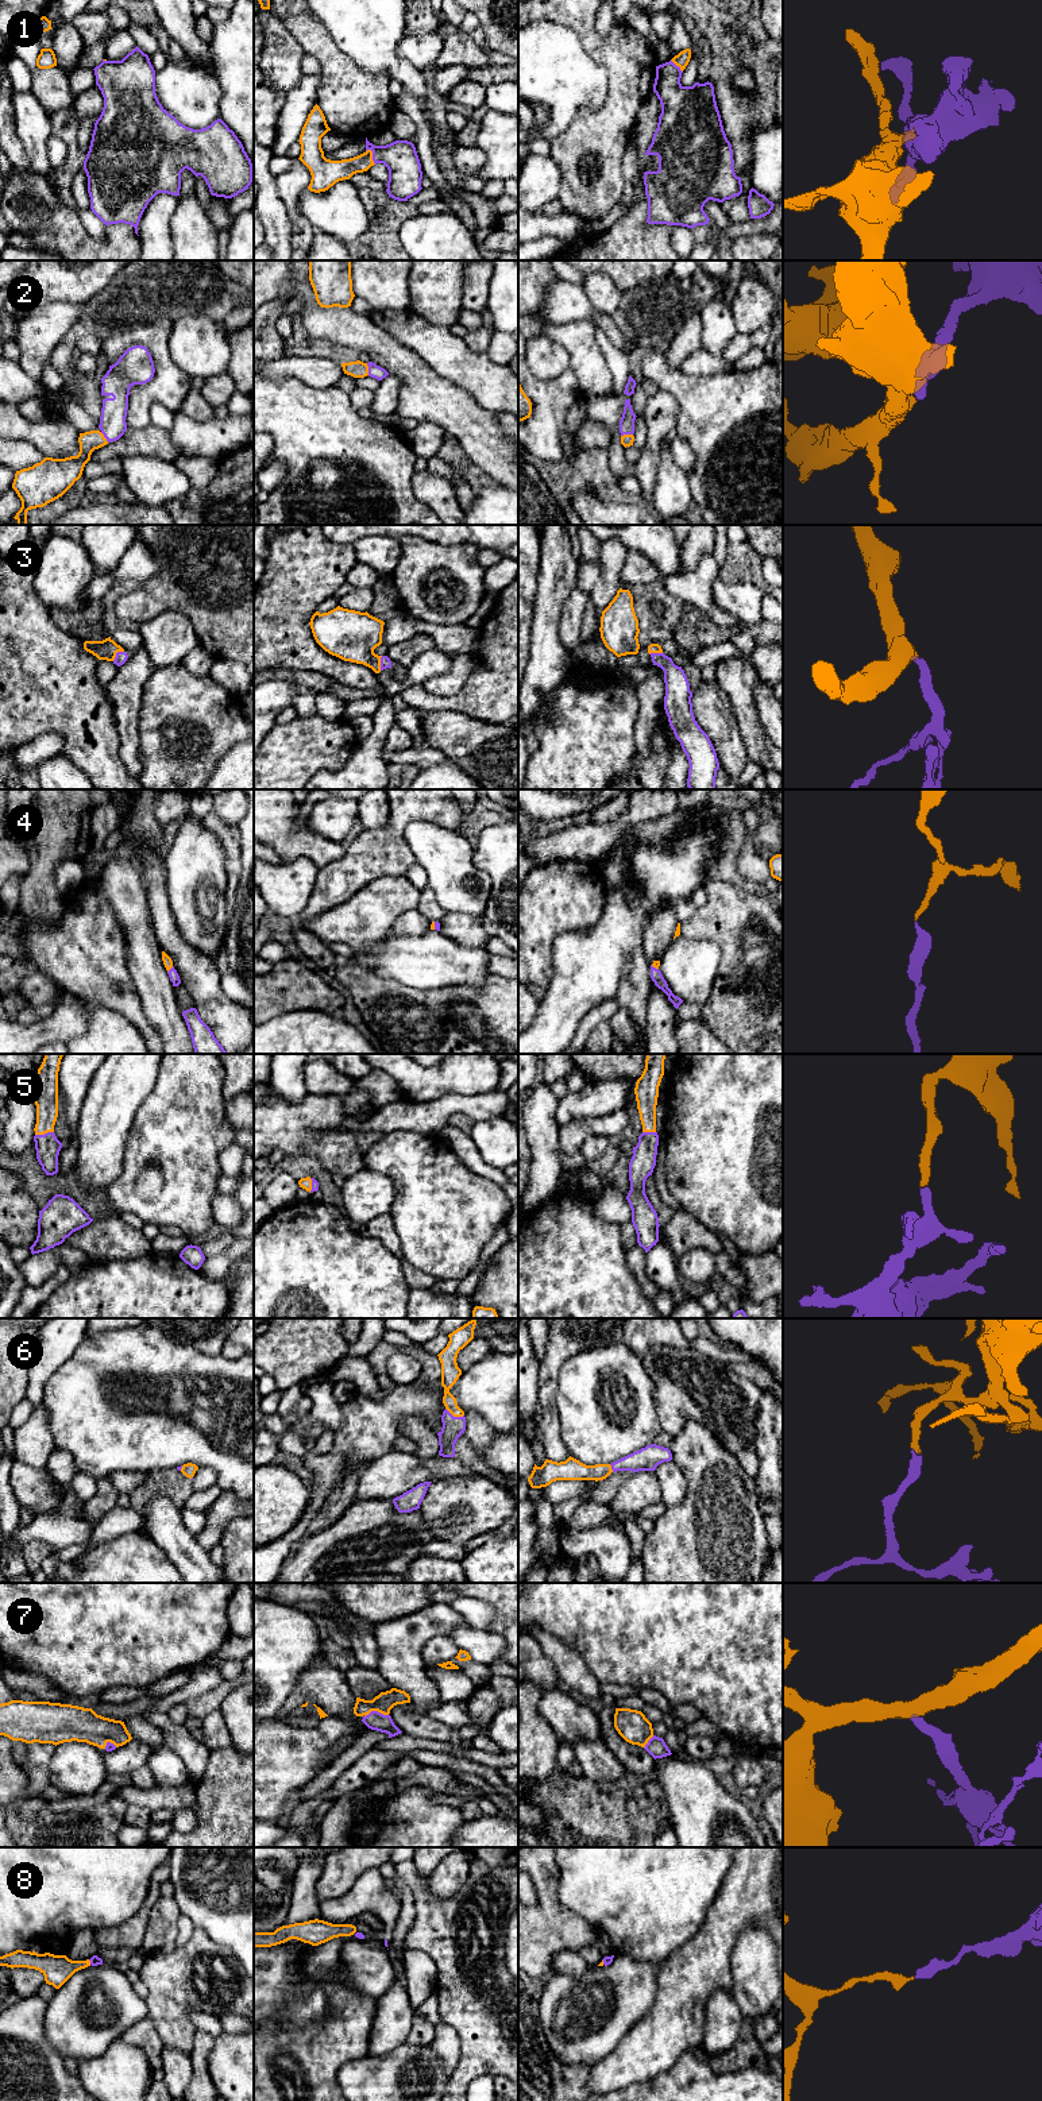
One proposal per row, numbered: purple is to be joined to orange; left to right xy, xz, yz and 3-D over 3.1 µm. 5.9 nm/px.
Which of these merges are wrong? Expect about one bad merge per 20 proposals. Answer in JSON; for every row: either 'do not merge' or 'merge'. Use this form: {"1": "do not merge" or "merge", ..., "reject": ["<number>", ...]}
{"1": "merge", "2": "merge", "3": "merge", "4": "merge", "5": "merge", "6": "merge", "7": "merge", "8": "merge", "reject": []}

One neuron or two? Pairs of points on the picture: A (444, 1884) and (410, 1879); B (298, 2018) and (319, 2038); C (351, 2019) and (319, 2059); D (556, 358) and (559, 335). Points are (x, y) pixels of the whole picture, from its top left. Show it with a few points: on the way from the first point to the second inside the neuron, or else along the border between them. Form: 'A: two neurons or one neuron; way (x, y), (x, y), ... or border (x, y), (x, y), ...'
A: two neurons; border (462, 1887), (446, 1897), (439, 1897), (429, 1889)
B: two neurons; border (328, 2003), (319, 2020), (300, 2027), (276, 2024)
C: one neuron; way (346, 2028), (324, 2050)
D: two neurons; border (543, 333), (566, 350), (570, 367)

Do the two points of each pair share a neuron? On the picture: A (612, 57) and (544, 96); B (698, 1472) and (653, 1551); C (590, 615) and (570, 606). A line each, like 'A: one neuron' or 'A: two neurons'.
A: two neurons
B: one neuron
C: two neurons

